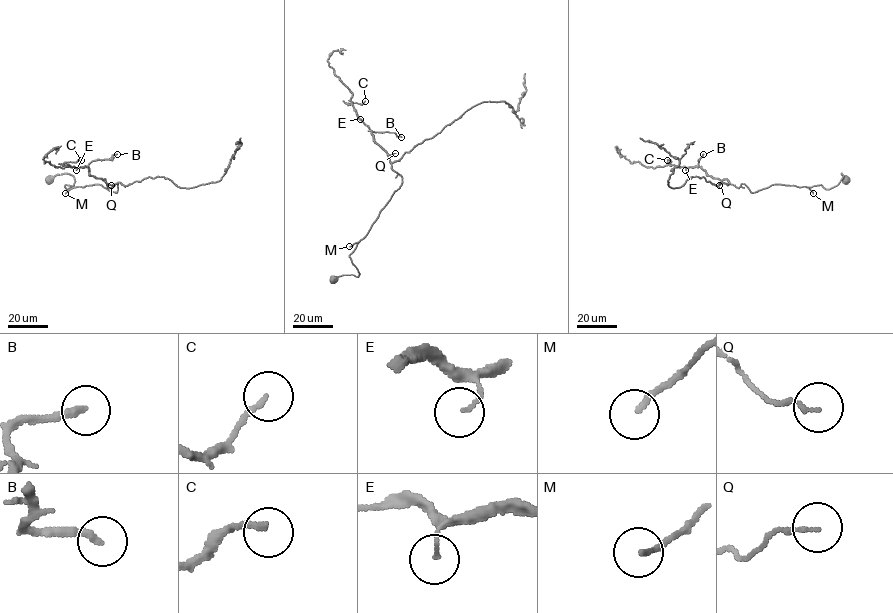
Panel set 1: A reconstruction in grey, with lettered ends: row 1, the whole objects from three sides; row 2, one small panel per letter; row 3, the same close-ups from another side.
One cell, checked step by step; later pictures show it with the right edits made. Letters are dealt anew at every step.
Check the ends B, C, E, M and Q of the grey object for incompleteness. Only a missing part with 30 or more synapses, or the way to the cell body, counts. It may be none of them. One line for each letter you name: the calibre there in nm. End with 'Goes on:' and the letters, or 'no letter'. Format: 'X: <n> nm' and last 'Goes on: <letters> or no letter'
Goes on: no letter

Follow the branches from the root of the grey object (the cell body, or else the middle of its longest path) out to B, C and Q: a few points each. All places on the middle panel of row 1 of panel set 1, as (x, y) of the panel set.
B: (334, 279), (359, 274), (349, 255), (402, 183), (372, 133), (395, 132), (401, 137)
C: (334, 279), (359, 274), (349, 255), (402, 183), (388, 154), (347, 104), (365, 101)
Q: (334, 279), (343, 274), (359, 274), (349, 255), (402, 183), (389, 160), (388, 155), (395, 153)

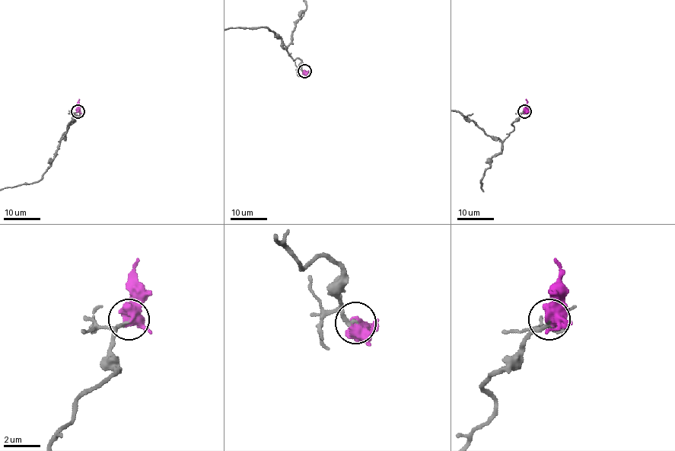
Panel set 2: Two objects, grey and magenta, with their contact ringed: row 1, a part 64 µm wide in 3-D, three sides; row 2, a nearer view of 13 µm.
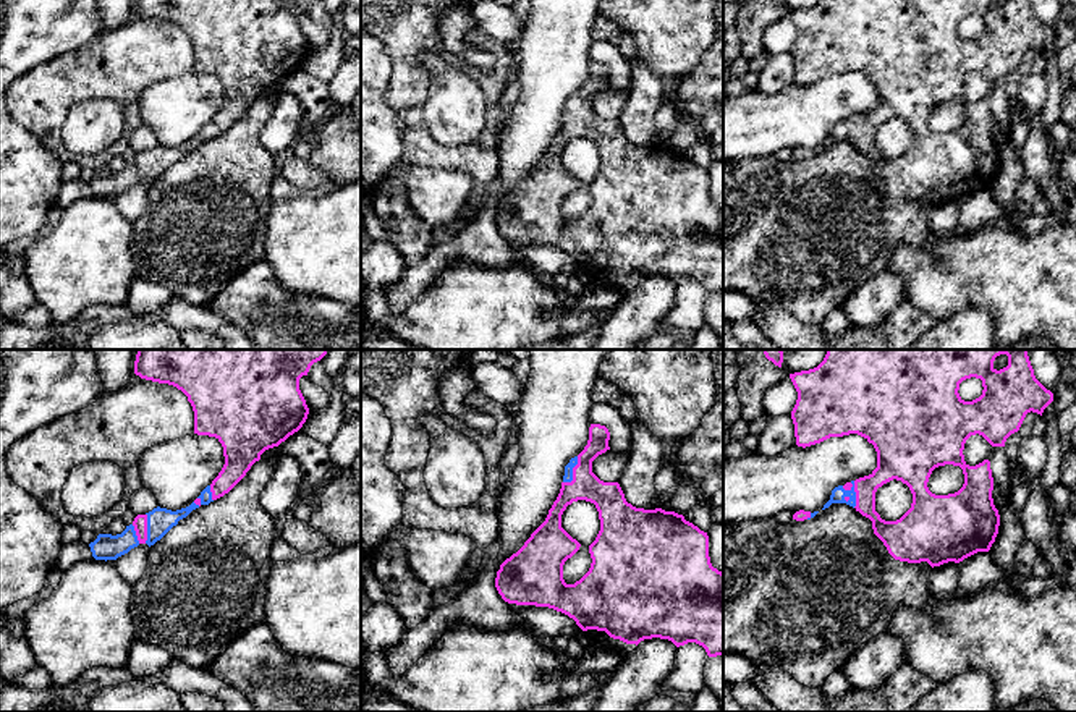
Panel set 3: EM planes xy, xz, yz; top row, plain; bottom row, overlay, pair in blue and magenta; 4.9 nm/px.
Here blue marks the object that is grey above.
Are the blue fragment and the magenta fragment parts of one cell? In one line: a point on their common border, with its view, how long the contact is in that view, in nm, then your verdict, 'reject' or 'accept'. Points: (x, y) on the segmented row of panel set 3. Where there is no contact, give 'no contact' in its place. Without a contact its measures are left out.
meets blue in yz at (855, 494); contact 140 nm long; accept

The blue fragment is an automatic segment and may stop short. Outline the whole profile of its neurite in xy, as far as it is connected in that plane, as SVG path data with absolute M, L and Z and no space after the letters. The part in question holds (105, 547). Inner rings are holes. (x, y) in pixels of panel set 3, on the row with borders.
M138 350L134 374L141 379L168 384L181 390L194 411L194 434L215 437L223 447L225 464L212 484L207 485L189 506L176 511L157 506L146 515L138 515L121 534L99 534L97 539L89 544L92 557L107 562L116 560L139 544L150 547L193 510L228 494L246 476L251 466L261 460L265 450L278 447L303 427L309 408L299 390L299 379L307 375L311 366L320 361L327 351L328 350Z

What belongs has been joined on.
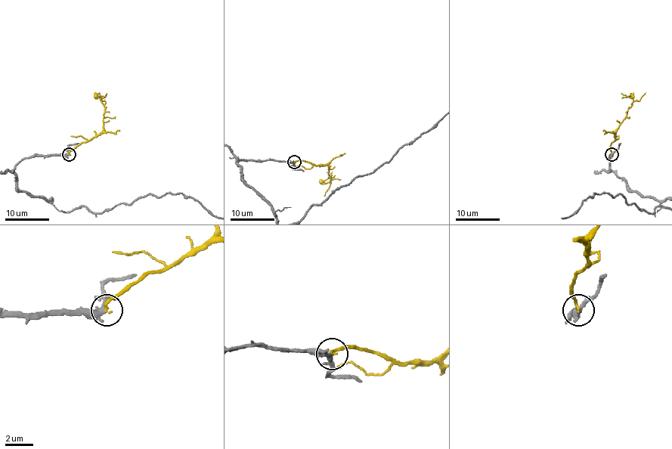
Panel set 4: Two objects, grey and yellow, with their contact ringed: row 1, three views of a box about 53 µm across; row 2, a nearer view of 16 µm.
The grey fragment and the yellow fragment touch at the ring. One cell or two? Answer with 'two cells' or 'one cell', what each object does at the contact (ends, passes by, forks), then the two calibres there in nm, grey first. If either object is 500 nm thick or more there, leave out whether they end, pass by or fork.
two cells | grey forks | yellow ends | 240/180 nm

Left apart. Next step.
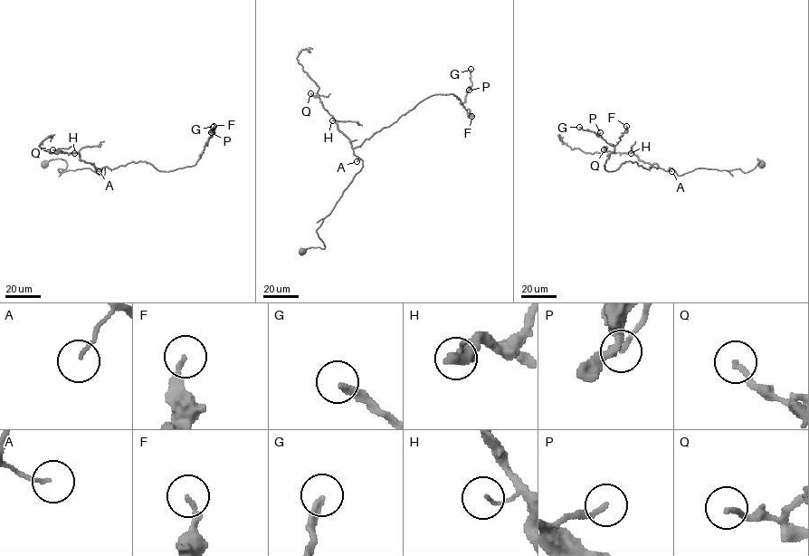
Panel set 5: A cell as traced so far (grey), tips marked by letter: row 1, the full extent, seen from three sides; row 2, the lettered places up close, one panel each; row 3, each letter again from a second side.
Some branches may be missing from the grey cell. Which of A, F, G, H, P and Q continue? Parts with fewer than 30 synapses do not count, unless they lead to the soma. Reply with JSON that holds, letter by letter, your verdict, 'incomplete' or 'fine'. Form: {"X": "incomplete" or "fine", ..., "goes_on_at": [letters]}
{"A": "fine", "F": "fine", "G": "incomplete", "H": "fine", "P": "fine", "Q": "fine", "goes_on_at": ["G"]}

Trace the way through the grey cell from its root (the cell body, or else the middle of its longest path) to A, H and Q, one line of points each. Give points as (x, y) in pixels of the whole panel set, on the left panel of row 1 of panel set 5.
A: (44, 163), (61, 158), (67, 167), (60, 172), (59, 168), (90, 167), (103, 176), (105, 168), (99, 171)
H: (44, 163), (61, 158), (67, 167), (60, 172), (90, 167), (103, 176), (104, 167), (97, 171), (74, 153)
Q: (44, 163), (61, 158), (60, 172), (104, 175), (77, 152), (52, 149)

